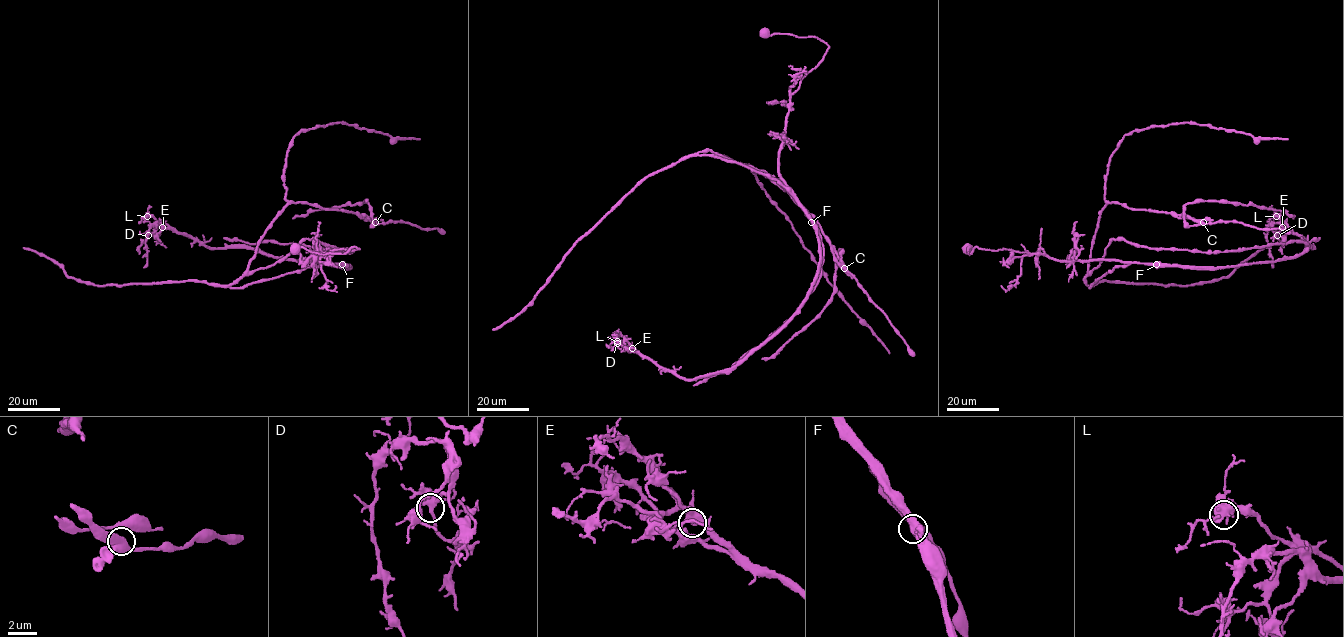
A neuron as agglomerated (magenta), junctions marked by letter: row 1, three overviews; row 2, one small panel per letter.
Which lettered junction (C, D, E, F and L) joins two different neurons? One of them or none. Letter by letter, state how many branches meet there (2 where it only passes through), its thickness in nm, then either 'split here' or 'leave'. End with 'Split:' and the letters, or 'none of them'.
C: branches 3; calibre 440 nm; leave
D: branches 3; calibre 340 nm; leave
E: branches 3; calibre 460 nm; leave
F: branches 3; calibre 480 nm; split here
L: branches 3; calibre 440 nm; leave
Split: F

